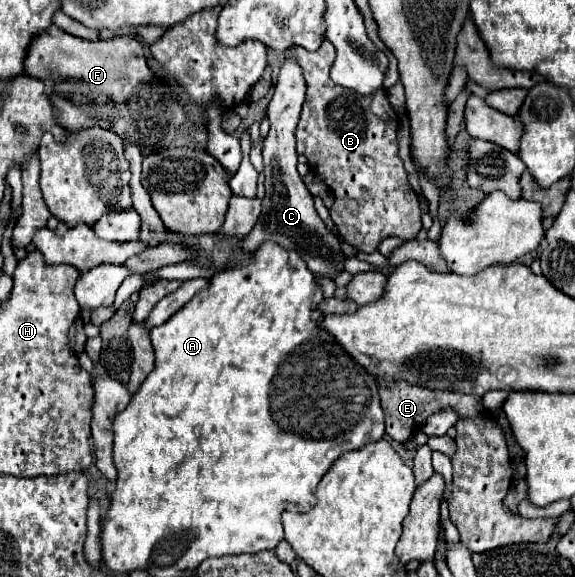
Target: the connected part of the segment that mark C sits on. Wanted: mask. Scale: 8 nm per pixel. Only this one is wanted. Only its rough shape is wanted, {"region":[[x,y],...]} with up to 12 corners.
{"region":[[285,57],[267,107],[263,213],[243,239],[343,271],[339,241],[297,173],[303,71]]}

